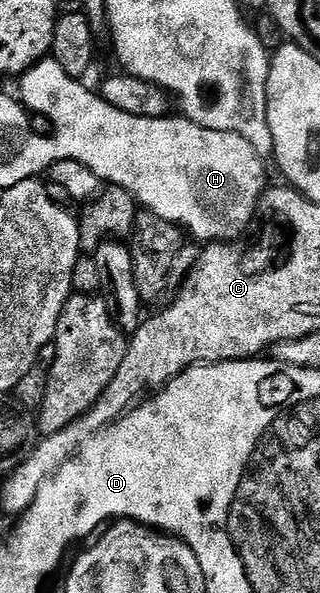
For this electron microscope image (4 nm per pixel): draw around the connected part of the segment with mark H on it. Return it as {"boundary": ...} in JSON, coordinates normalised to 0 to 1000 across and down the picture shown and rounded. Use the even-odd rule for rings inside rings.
{"boundary":[[[128,101],[63,126],[63,170],[81,187],[131,192],[166,211],[178,234],[166,246],[244,282],[266,282],[319,309],[384,320],[431,349],[441,347],[481,368],[503,368],[528,379],[575,386],[625,411],[669,408],[725,410],[791,374],[806,359],[816,329],[834,319],[828,280],[803,253],[728,219],[669,219],[625,212],[575,196],[450,199],[384,189],[334,175],[325,165],[291,159],[263,137],[216,132],[197,115],[163,101]]]}

